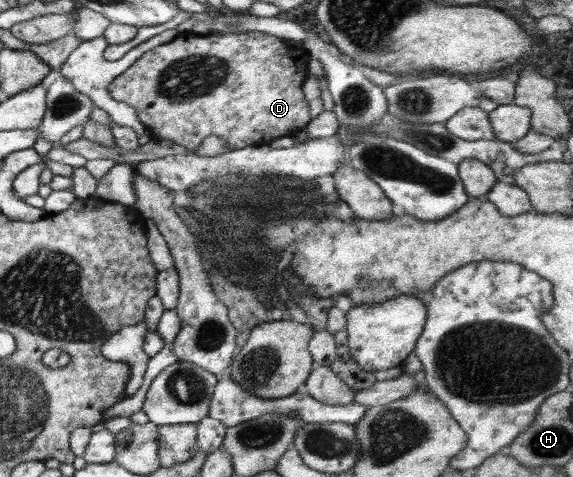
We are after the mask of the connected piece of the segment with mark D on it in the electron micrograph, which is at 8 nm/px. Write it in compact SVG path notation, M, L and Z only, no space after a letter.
M248 31L238 35L194 34L180 32L169 43L144 53L132 67L116 77L108 87L110 96L135 109L138 120L153 138L167 140L198 151L210 135L222 137L230 149L266 145L276 137L290 135L290 129L304 128L311 121L303 84L309 77L308 51L305 46L289 45L281 37Z

